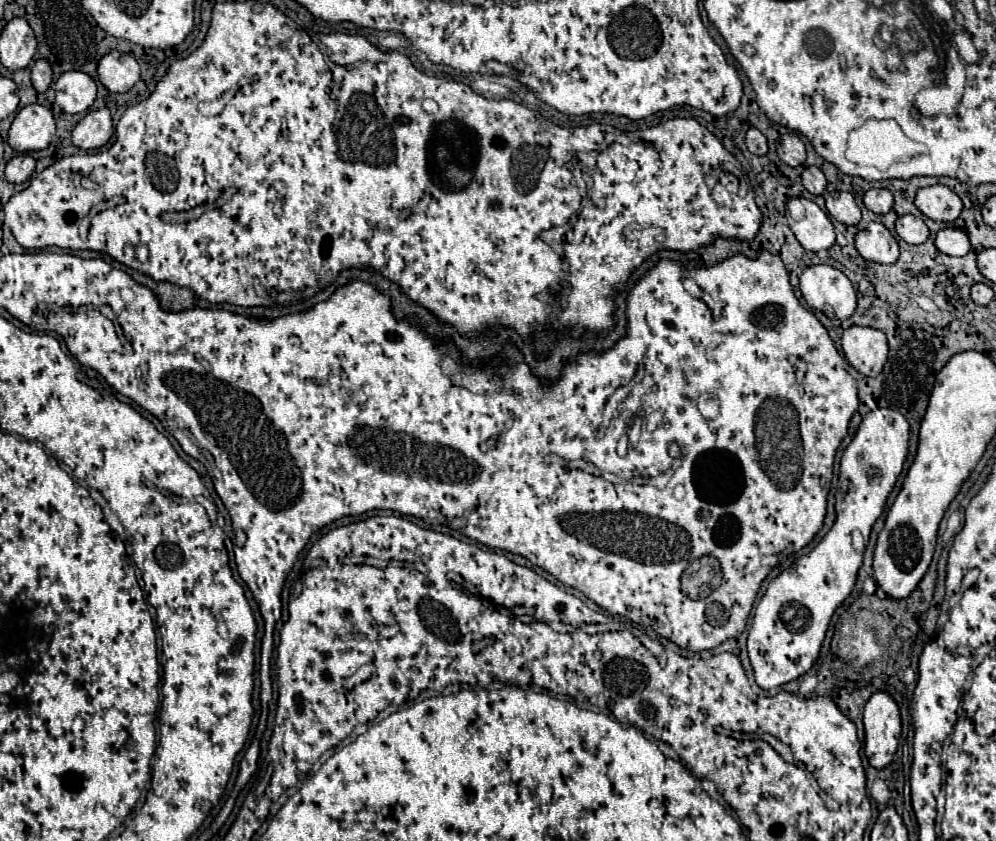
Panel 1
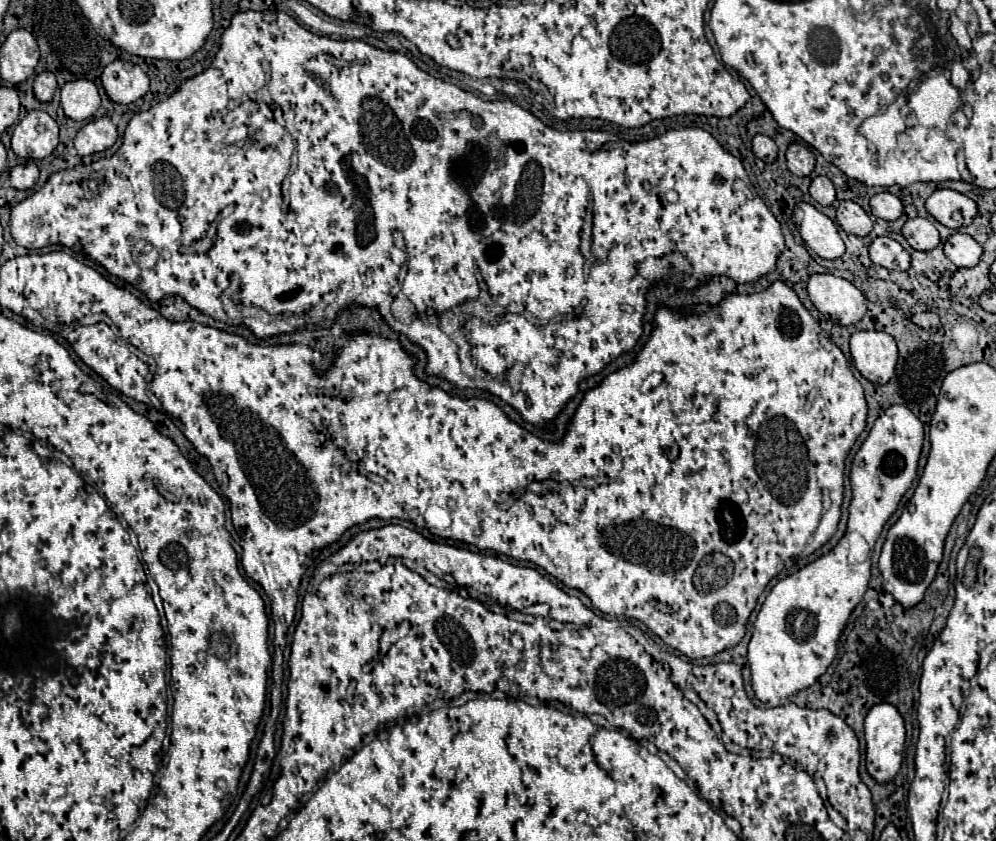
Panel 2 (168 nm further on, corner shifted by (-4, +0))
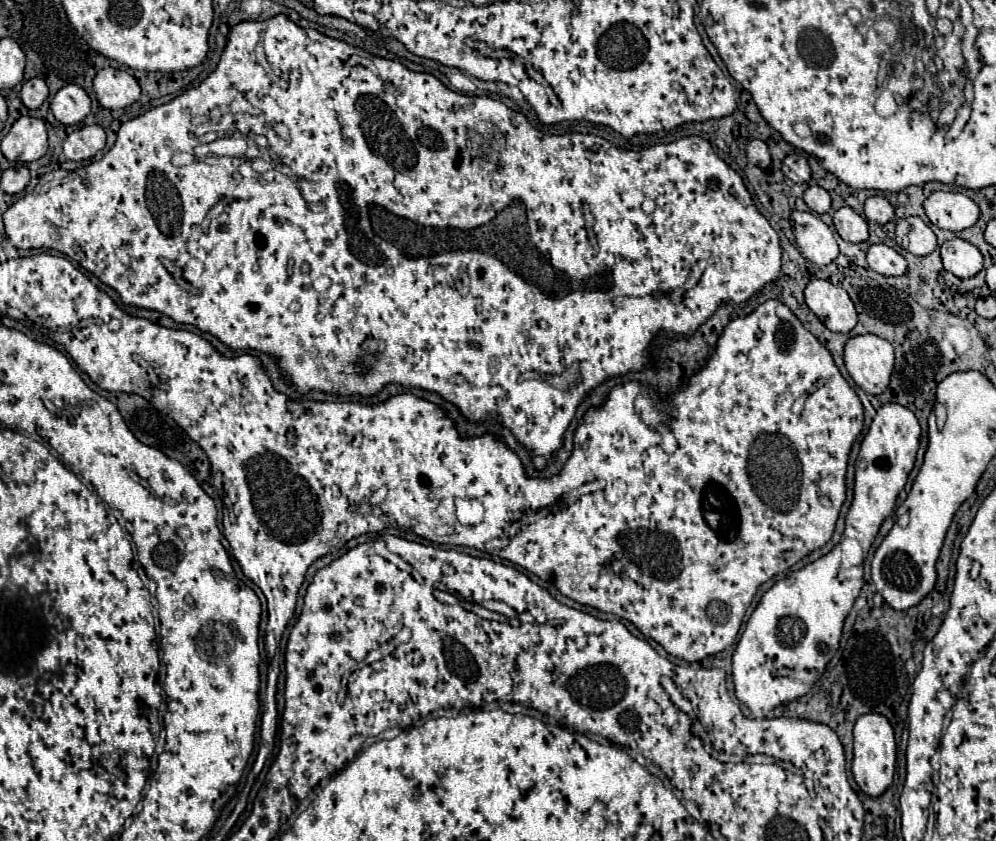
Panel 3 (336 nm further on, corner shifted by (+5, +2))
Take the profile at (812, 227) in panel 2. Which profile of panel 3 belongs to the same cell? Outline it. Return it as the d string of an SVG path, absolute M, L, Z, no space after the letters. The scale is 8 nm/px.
M795 210L791 214L791 220L793 220L793 234L797 246L807 260L823 266L837 258L839 246L833 238L831 228L819 216L811 212Z

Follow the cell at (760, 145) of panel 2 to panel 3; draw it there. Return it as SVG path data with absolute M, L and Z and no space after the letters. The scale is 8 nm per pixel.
M751 140L747 144L747 158L751 164L759 166L759 168L769 168L771 164L771 156L769 156L769 148L763 140Z

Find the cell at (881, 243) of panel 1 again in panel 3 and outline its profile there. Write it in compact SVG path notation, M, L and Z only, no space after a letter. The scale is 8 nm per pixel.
M871 244L867 250L867 264L875 270L879 270L879 274L883 276L901 276L905 274L907 262L905 258L893 250L887 244Z

